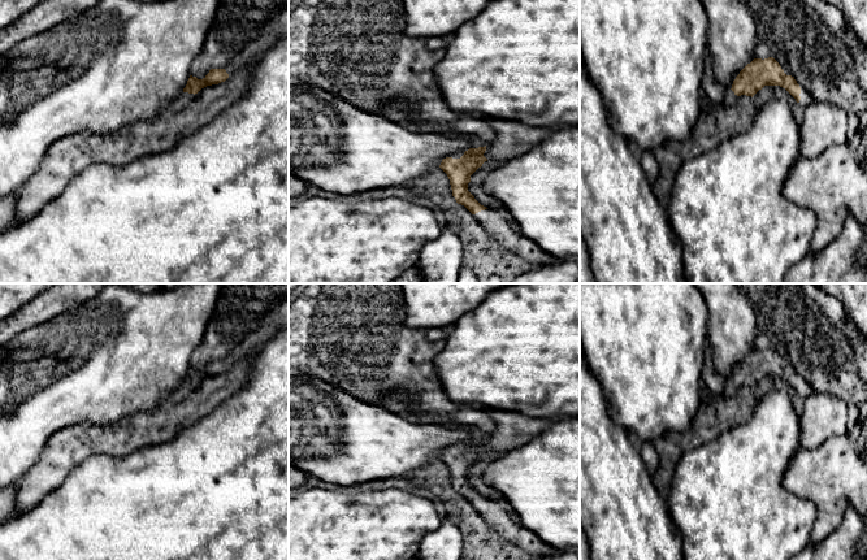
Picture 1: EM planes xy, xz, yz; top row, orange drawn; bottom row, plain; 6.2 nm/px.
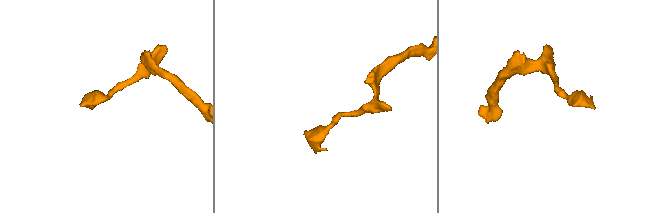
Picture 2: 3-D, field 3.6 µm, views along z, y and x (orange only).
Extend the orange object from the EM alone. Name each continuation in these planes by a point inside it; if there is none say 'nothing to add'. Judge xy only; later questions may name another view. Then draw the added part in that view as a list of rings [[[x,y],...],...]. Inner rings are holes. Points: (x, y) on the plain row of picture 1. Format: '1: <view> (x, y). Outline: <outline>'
1: xy (178, 394). Outline: [[[182,383],[177,388],[173,390],[173,392],[168,396],[168,400],[164,405],[160,405],[160,408],[172,408],[179,401],[182,401],[192,390],[194,385]]]

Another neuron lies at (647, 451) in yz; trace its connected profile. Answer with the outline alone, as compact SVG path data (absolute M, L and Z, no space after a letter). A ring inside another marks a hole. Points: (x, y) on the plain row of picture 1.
M641 442L638 451L642 456L642 460L645 463L649 473L653 474L659 464L659 455L658 455L658 451L656 451L654 443Z

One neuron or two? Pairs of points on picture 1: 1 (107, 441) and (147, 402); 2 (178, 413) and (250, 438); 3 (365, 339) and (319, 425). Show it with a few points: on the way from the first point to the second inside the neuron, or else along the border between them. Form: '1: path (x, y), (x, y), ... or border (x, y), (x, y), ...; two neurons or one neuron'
1: border (159, 407), (152, 411), (139, 411), (105, 424); two neurons
2: border (222, 402), (199, 420), (185, 426), (173, 438); two neurons
3: border (310, 376), (319, 377), (365, 402); two neurons

